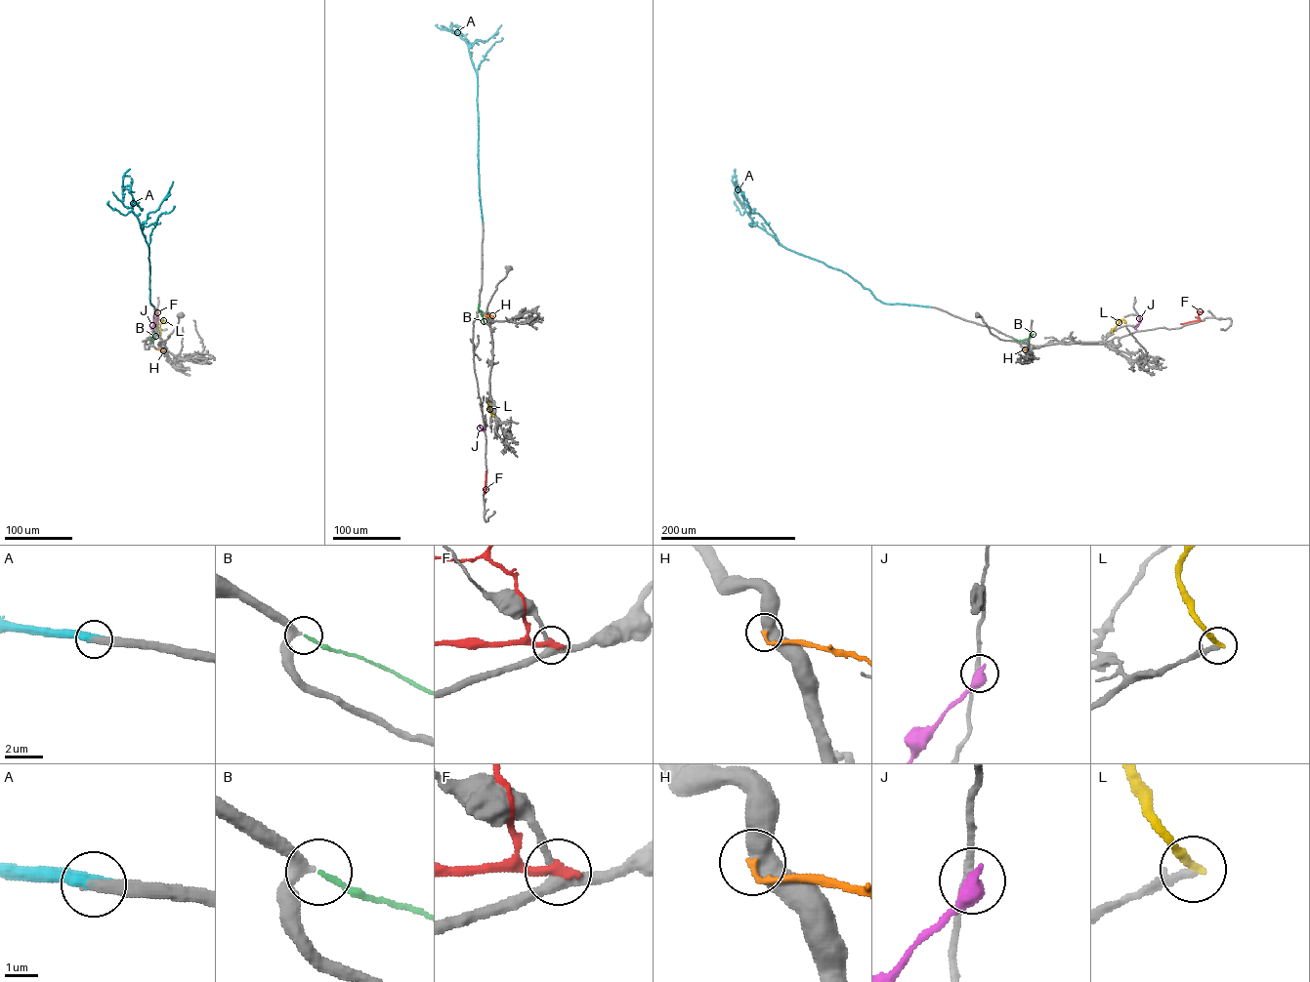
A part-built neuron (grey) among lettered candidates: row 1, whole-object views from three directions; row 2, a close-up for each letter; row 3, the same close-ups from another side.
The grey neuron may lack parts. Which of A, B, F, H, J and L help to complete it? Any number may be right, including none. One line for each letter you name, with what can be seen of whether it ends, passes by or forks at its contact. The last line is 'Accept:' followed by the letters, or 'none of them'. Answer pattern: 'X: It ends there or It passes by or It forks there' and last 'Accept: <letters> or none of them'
A: It ends there
B: It ends there
Accept: A, B

